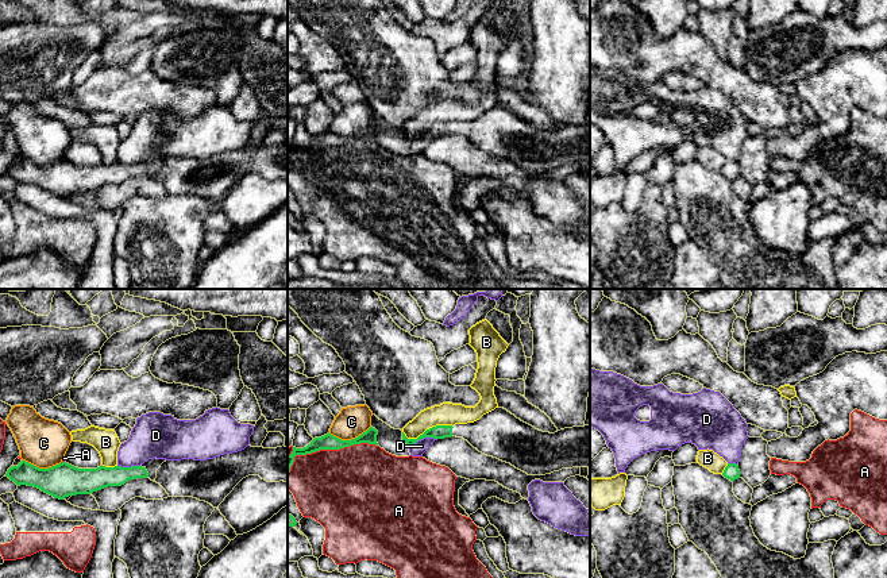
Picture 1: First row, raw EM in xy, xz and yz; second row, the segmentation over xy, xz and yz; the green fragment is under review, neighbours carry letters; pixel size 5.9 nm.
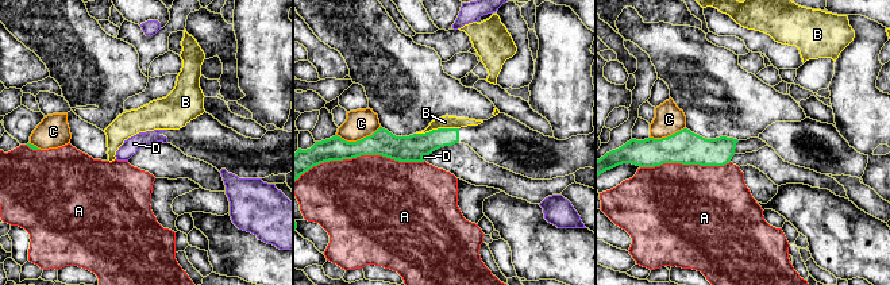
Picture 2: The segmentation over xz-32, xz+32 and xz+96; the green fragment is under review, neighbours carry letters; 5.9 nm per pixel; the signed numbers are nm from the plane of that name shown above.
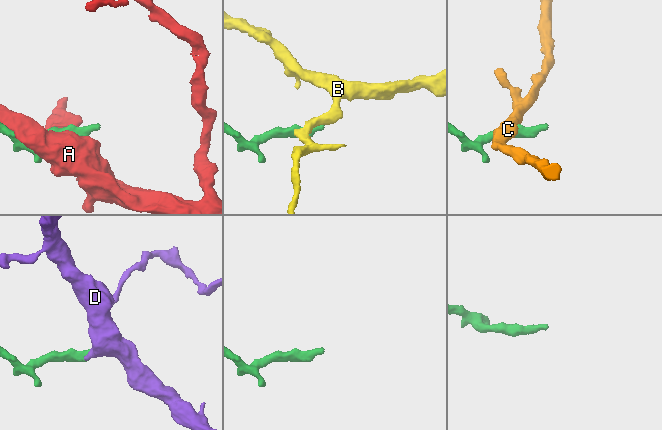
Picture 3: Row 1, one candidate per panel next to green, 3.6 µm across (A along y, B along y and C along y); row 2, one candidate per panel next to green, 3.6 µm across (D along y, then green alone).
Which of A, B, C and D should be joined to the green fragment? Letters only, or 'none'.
none

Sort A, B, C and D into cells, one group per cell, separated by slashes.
A / B / C / D

